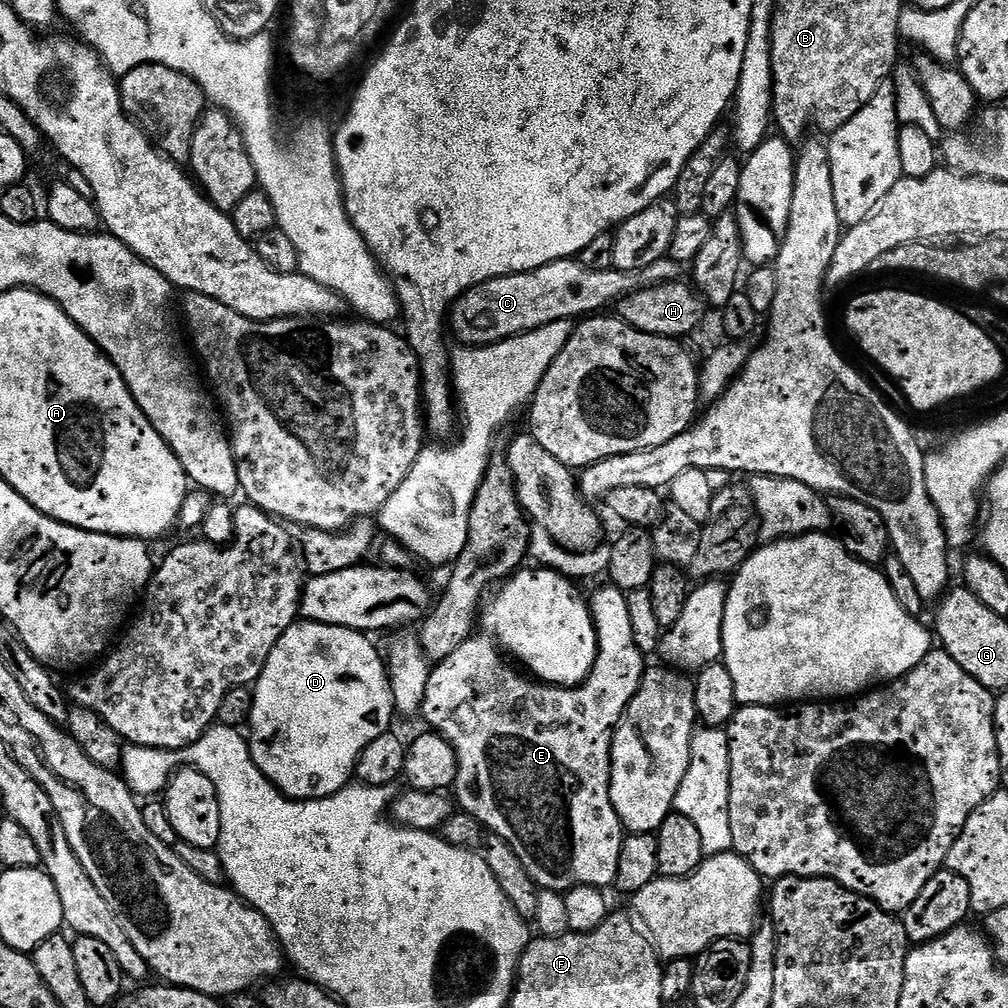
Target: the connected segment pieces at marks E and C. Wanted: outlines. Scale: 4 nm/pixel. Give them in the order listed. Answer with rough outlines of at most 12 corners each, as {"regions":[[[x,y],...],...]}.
{"regions":[[[628,593],[590,596],[566,688],[473,634],[419,715],[454,800],[545,893],[616,883],[612,736],[646,671]],[[579,259],[488,280],[452,303],[450,328],[483,346],[600,314],[681,279]]]}

